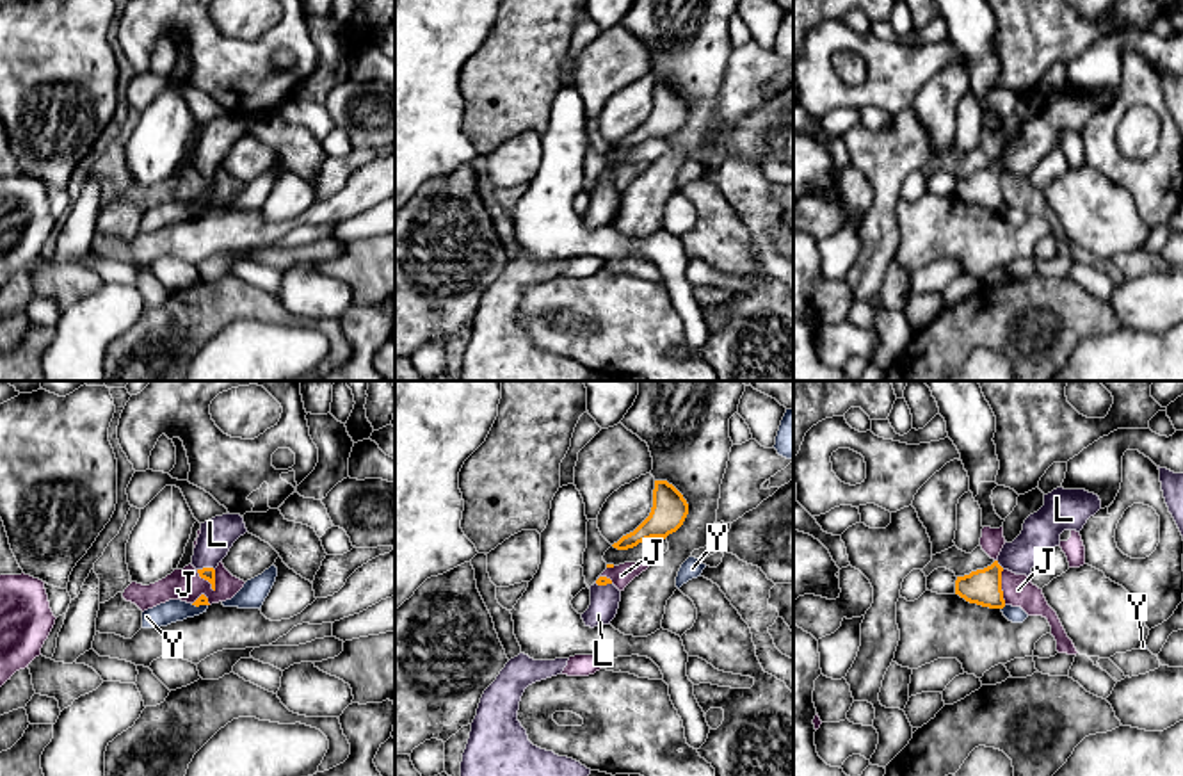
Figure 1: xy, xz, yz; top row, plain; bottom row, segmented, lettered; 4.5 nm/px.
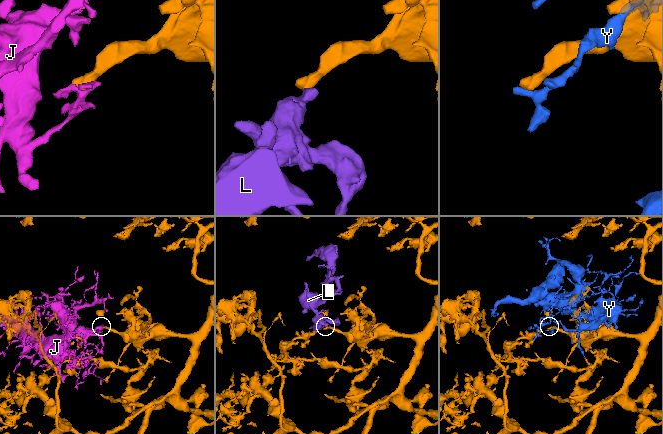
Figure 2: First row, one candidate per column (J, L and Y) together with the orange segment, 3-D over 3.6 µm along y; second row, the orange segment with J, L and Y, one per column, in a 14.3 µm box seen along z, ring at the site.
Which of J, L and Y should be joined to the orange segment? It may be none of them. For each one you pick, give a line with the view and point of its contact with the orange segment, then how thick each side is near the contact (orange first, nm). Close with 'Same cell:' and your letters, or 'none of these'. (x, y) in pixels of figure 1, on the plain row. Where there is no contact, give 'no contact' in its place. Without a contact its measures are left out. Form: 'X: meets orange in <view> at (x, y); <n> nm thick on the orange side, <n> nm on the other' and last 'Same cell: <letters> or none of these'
L: meets orange in xy at (205, 169); 60 nm thick on the orange side, 160 nm on the other
Same cell: L

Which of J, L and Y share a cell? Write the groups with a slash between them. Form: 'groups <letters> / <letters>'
groups J / L / Y

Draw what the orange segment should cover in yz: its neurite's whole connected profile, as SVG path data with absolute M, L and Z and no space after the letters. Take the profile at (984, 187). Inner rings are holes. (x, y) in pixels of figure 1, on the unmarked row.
M1053 91L1044 96L1044 107L1025 121L1021 135L1012 144L1005 142L991 167L957 178L955 196L970 205L1003 210L1002 173L1028 178L1037 162L1060 146L1064 132L1080 133L1099 110L1101 101L1094 94Z

